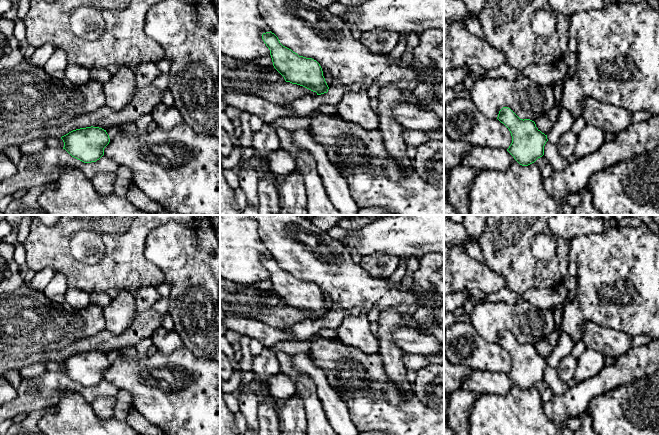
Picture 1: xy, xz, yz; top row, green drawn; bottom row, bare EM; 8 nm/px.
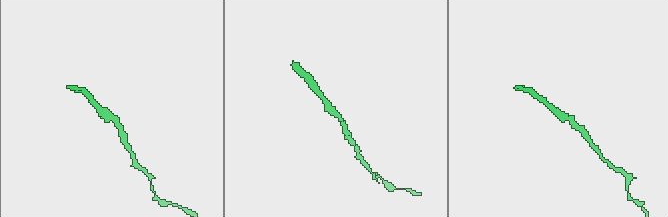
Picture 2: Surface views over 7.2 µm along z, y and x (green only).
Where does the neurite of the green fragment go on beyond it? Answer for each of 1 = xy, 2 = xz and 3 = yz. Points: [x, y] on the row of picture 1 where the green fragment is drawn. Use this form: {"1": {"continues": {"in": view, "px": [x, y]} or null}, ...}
{"1": {"continues": null}, "2": {"continues": null}, "3": {"continues": null}}

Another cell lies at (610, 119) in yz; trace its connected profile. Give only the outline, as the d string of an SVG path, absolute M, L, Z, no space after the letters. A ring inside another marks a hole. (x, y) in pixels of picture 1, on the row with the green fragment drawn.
M588 97L583 101L581 117L586 124L614 135L618 135L631 126L631 112Z

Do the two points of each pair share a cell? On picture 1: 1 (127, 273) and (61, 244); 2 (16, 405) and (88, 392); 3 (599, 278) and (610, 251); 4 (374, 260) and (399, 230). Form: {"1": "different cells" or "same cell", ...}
{"1": "same cell", "2": "same cell", "3": "same cell", "4": "different cells"}

